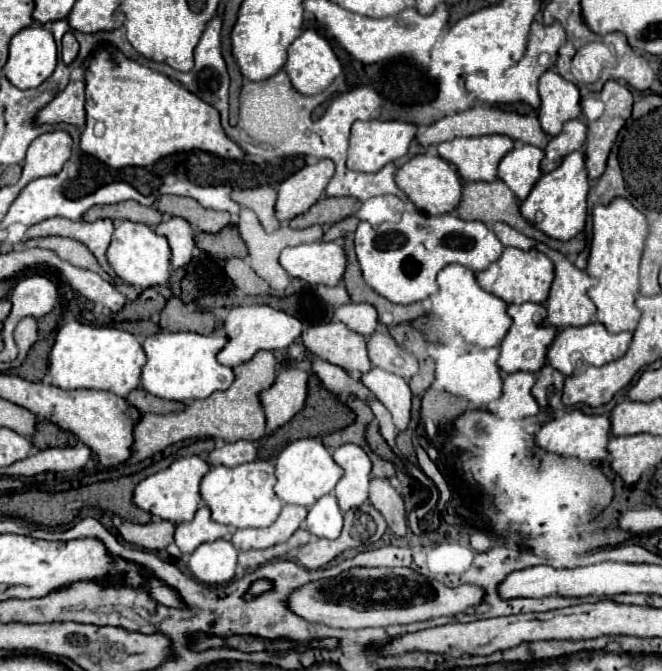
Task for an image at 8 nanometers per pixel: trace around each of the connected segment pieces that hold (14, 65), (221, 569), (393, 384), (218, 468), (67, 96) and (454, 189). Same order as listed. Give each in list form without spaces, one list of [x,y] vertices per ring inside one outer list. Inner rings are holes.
[[[26,27],[10,41],[10,57],[4,75],[18,89],[32,89],[44,83],[58,61],[56,41],[44,27]]]
[[[218,539],[200,545],[190,557],[188,567],[192,575],[206,585],[220,585],[220,581],[230,581],[236,573],[236,549],[230,541]]]
[[[374,367],[370,373],[362,375],[362,383],[392,413],[396,429],[406,431],[410,425],[410,409],[412,409],[412,391],[406,379]]]
[[[256,459],[238,467],[224,467],[224,465],[214,465],[206,473],[200,485],[202,499],[212,511],[212,519],[222,525],[232,525],[236,529],[242,527],[270,527],[280,509],[282,501],[274,493],[274,465],[268,459]]]
[[[70,81],[68,87],[58,93],[36,117],[36,123],[72,123],[78,129],[86,125],[86,85],[82,81]]]
[[[416,155],[408,159],[398,171],[396,171],[396,183],[398,187],[408,195],[408,199],[418,207],[418,211],[428,215],[442,215],[450,213],[458,207],[462,199],[462,183],[456,171],[452,171],[452,165],[444,161],[442,157],[432,155]]]

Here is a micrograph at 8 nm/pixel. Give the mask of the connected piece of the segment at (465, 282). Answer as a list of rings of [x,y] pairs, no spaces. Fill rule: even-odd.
[[[446,265],[438,273],[438,287],[440,287],[438,293],[432,297],[432,315],[442,319],[444,323],[454,325],[458,333],[472,345],[478,347],[500,345],[502,337],[510,329],[510,317],[506,313],[508,305],[500,297],[494,297],[492,293],[484,291],[476,281],[474,271],[462,265]]]

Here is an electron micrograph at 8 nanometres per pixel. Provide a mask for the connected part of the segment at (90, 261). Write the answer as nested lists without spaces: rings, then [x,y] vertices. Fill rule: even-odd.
[[[44,237],[44,239],[30,239],[26,243],[18,243],[14,249],[24,249],[24,247],[44,247],[54,251],[60,259],[82,267],[82,269],[90,269],[102,277],[106,277],[104,269],[98,265],[96,257],[90,253],[90,249],[86,245],[82,245],[80,241],[68,239],[68,237]]]

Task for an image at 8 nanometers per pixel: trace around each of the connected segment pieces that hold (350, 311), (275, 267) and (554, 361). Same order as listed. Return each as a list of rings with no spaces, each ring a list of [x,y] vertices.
[[[370,303],[340,305],[334,309],[334,319],[364,337],[370,337],[378,327],[378,311]]]
[[[242,209],[240,215],[238,215],[238,229],[240,229],[240,235],[242,239],[246,241],[248,245],[248,253],[250,253],[250,267],[258,273],[258,277],[262,277],[264,281],[268,281],[274,289],[282,291],[286,289],[286,285],[290,283],[290,275],[282,269],[278,257],[282,253],[284,247],[292,247],[292,245],[300,245],[300,243],[312,243],[312,241],[322,241],[322,235],[324,235],[324,229],[322,225],[312,225],[308,229],[292,229],[292,227],[280,227],[272,233],[266,233],[256,217],[254,211],[250,209]]]
[[[588,323],[588,325],[582,325],[582,327],[564,327],[564,329],[558,331],[554,343],[548,349],[548,363],[554,369],[558,369],[562,375],[572,375],[574,369],[576,369],[576,361],[586,361],[594,367],[602,367],[602,365],[622,357],[628,349],[630,341],[632,341],[630,331],[608,333],[602,323]]]

